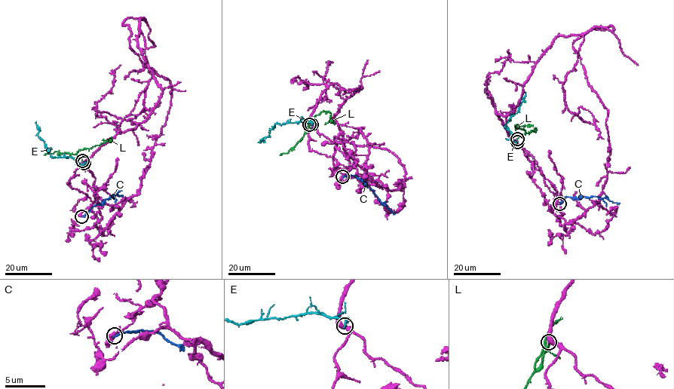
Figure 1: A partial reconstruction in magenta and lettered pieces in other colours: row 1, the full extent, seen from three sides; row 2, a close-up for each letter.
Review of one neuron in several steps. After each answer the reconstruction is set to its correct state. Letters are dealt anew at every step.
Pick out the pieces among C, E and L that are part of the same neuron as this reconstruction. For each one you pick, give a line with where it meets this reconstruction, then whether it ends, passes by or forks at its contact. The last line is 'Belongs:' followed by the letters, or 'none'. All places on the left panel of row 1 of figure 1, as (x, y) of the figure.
L: meets magenta at (82, 160); it ends there
Belongs: L

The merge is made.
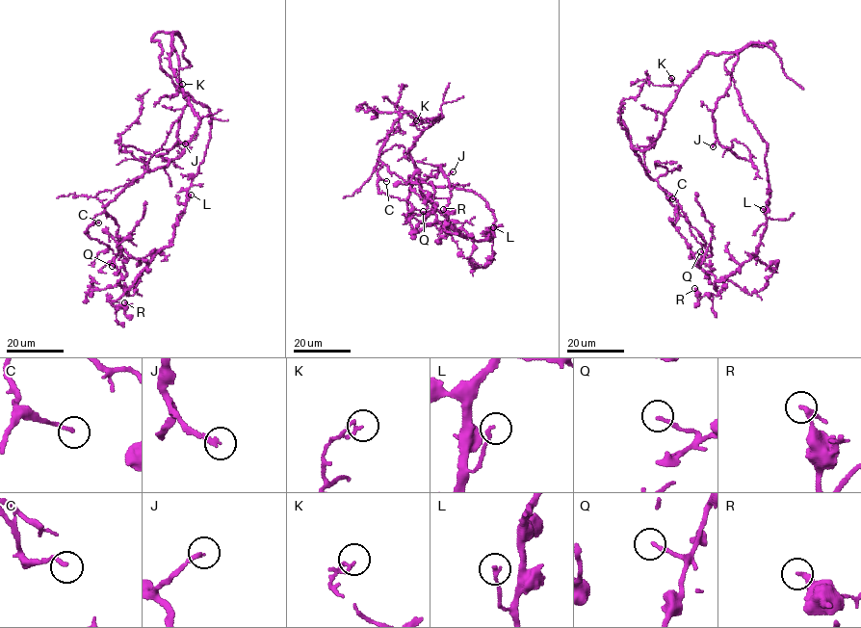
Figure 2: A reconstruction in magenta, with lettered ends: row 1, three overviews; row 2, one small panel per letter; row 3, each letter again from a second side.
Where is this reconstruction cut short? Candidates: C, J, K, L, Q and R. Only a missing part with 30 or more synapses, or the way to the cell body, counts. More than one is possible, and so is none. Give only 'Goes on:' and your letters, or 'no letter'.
Goes on: J

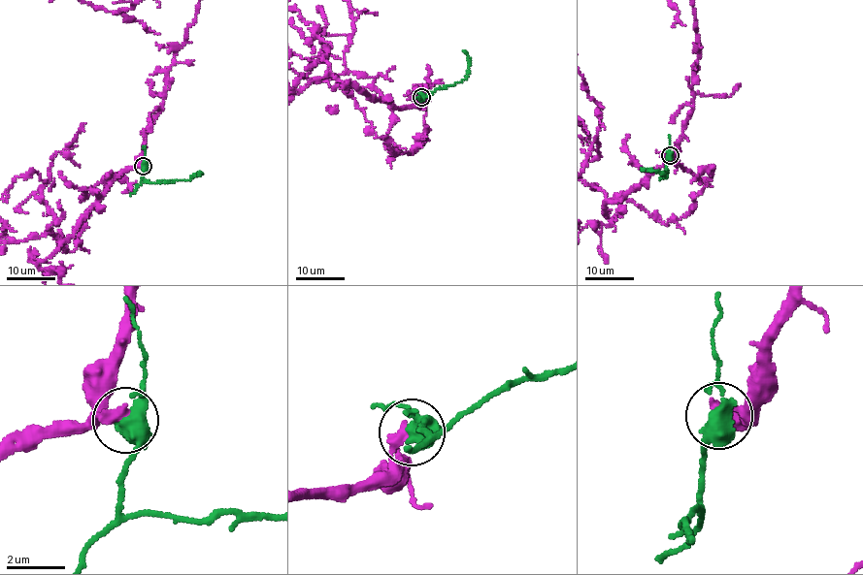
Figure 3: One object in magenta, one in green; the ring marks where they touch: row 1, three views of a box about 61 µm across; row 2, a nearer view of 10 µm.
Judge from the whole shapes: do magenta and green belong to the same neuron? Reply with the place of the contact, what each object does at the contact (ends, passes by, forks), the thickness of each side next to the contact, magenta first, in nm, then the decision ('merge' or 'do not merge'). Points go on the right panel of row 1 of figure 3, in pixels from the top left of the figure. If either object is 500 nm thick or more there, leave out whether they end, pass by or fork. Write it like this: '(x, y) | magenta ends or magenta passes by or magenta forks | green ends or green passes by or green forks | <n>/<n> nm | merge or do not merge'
(670, 155) | 400/550 nm | do not merge

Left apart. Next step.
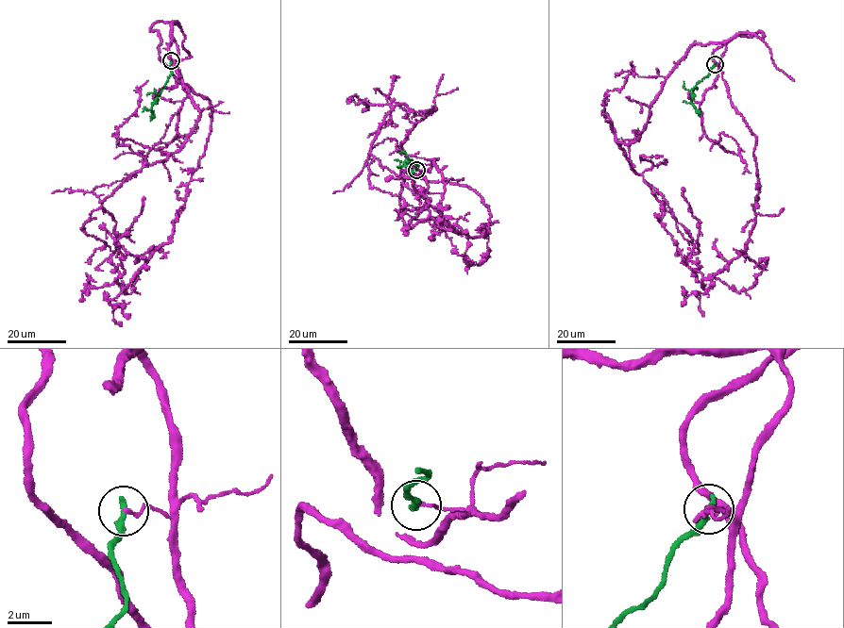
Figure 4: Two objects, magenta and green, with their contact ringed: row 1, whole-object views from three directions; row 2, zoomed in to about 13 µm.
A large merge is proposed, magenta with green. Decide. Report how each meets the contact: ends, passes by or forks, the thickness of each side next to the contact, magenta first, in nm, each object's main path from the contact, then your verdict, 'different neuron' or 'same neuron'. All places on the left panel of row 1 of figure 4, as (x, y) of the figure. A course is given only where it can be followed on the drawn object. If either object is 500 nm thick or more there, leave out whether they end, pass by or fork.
magenta ends there; green ends there; 160 nm thick on the magenta side, 340 nm on the other; magenta runs (171, 60), (177, 23), (154, 23), (211, 126), (171, 239), (123, 287), (110, 257), (144, 196); green runs (171, 60), (172, 73), (157, 101), (152, 107), (143, 111); different neuron

